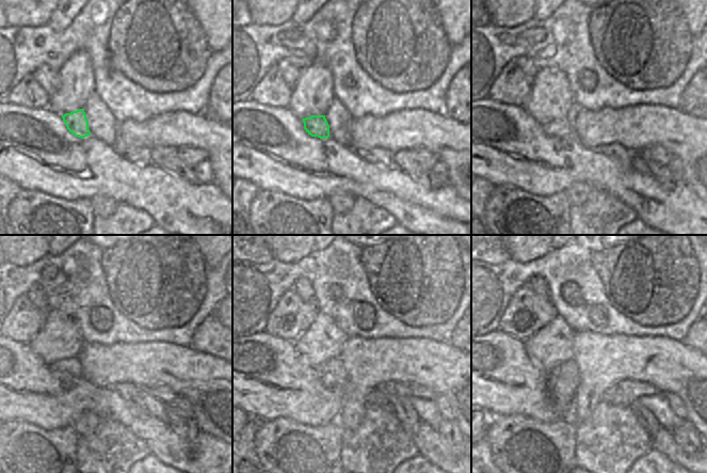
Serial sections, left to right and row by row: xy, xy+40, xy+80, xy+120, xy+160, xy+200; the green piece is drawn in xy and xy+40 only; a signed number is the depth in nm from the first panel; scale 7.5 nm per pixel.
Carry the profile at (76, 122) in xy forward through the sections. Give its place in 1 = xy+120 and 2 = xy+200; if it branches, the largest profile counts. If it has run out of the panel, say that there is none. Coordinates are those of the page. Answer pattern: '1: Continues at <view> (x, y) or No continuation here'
1: Continues at xy+120 (77, 366)
2: Continues at xy+200 (563, 383).

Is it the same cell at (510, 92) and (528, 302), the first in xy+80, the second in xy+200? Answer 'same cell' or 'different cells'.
same cell

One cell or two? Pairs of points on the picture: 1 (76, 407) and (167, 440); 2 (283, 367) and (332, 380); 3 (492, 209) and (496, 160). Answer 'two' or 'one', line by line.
1: one
2: two
3: two

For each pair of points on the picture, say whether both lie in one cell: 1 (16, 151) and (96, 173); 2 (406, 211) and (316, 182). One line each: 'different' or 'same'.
1: same
2: same

